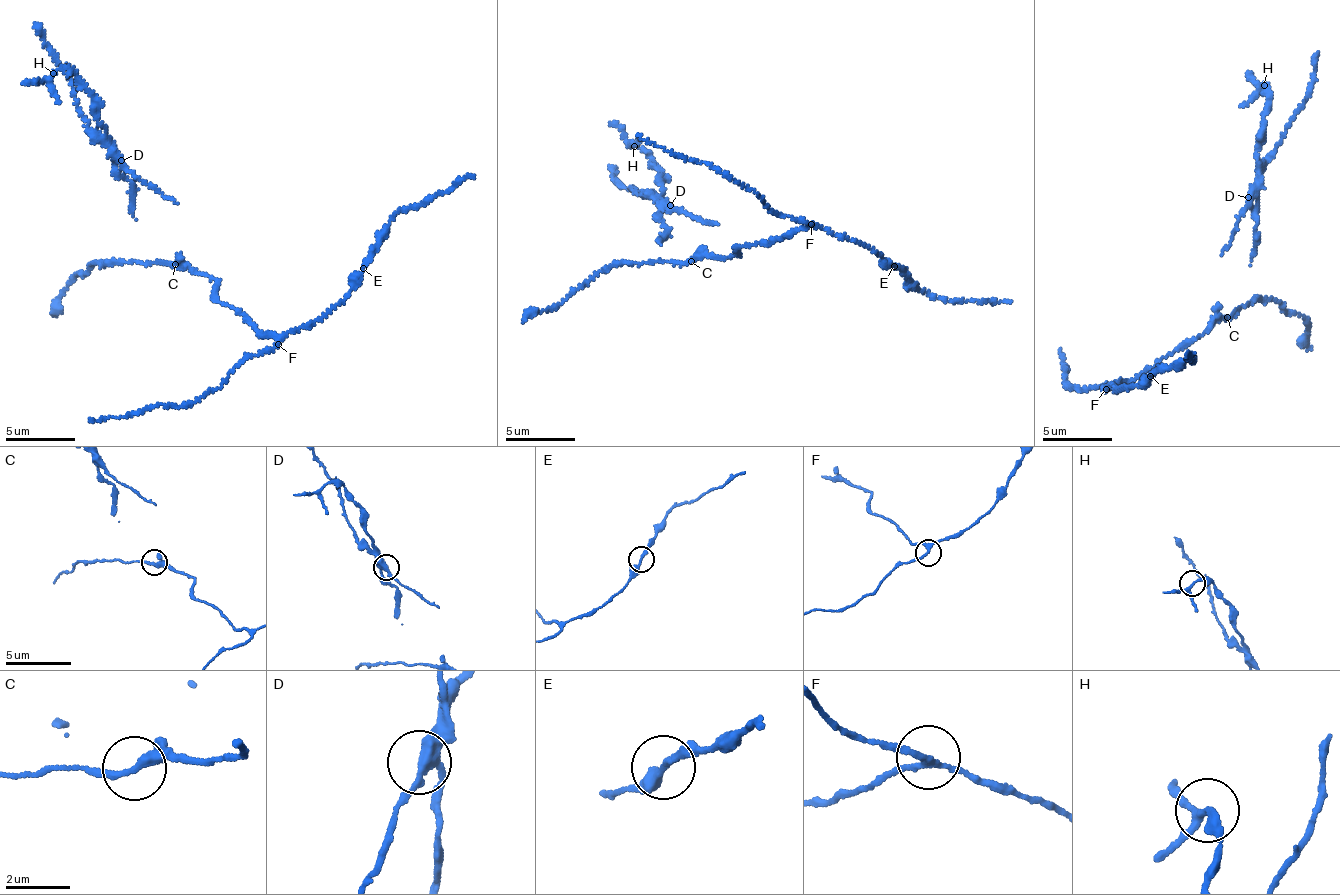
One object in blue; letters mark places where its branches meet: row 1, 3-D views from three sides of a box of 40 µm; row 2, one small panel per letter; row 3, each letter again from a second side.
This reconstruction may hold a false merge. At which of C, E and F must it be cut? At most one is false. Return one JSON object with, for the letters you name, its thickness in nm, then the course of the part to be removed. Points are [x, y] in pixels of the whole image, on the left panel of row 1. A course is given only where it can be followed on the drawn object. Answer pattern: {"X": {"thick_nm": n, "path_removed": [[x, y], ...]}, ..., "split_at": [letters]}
{"C": {"thick_nm": 240}, "split_at": ["C"]}

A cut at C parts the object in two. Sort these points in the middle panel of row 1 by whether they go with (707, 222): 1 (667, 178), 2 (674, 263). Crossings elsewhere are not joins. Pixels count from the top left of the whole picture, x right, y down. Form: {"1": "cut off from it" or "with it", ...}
{"1": "with it", "2": "cut off from it"}

